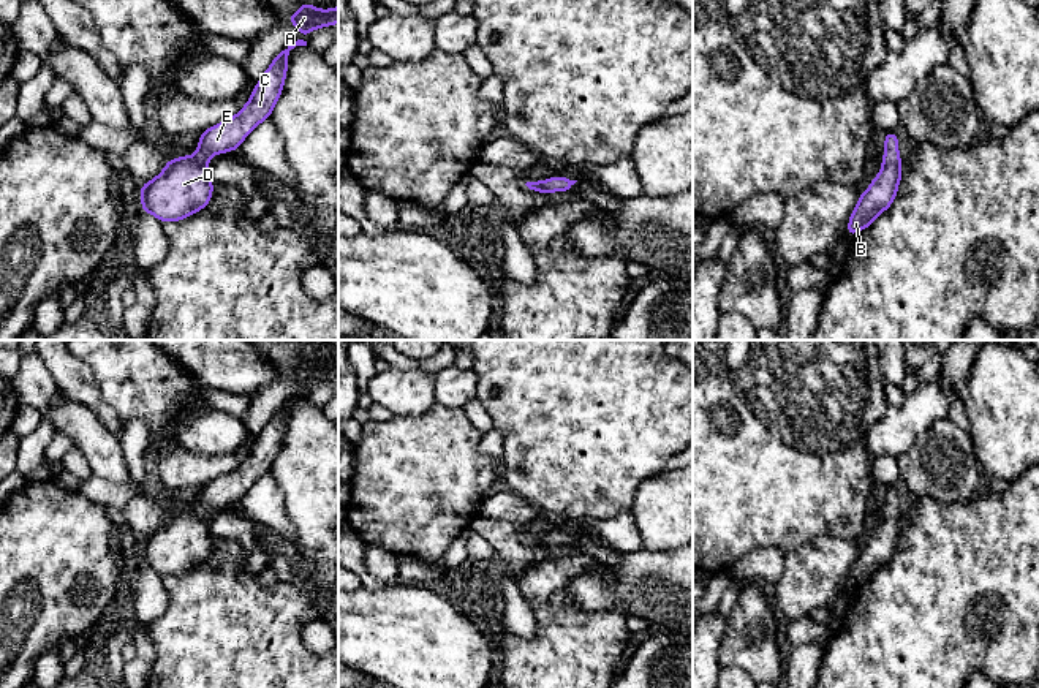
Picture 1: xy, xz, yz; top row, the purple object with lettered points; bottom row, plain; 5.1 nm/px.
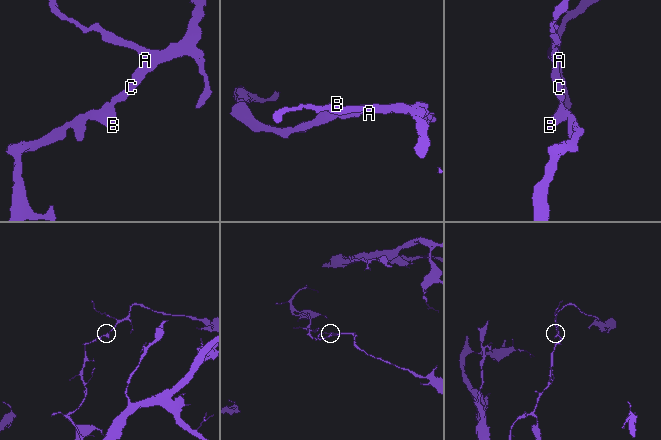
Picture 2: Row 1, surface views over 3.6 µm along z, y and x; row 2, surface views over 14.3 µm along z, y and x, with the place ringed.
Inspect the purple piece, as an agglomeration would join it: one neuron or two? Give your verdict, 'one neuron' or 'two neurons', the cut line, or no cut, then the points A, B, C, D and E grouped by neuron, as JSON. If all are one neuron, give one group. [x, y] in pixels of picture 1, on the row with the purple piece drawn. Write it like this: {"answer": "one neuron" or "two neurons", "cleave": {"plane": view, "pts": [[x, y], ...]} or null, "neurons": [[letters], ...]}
{"answer": "one neuron", "cleave": null, "neurons": [["A", "B", "C", "D", "E"]]}

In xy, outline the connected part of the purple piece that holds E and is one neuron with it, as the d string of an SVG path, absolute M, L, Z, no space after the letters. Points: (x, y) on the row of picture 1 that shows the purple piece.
M297 40L275 55L261 81L255 85L248 103L231 119L201 133L198 152L172 158L164 169L145 185L141 185L141 206L161 223L183 220L204 209L213 191L207 163L215 153L237 150L242 141L266 119L270 117L281 95L288 63L296 46L307 46Z

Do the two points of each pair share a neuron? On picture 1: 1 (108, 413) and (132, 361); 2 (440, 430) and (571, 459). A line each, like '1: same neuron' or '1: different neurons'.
1: different neurons
2: different neurons

